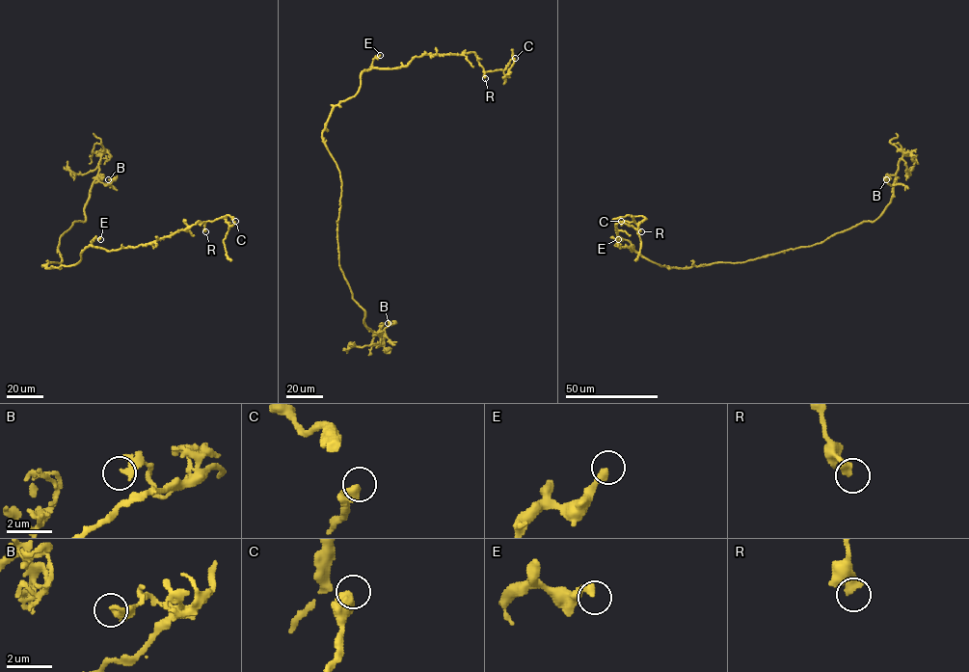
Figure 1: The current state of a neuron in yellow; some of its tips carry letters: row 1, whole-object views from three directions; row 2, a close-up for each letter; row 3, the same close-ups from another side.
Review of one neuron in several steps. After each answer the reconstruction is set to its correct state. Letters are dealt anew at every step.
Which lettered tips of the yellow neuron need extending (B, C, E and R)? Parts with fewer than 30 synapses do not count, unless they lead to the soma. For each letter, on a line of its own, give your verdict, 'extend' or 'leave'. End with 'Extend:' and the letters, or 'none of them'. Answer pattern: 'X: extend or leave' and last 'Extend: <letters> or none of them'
B: leave
C: leave
E: leave
R: leave
Extend: none of them

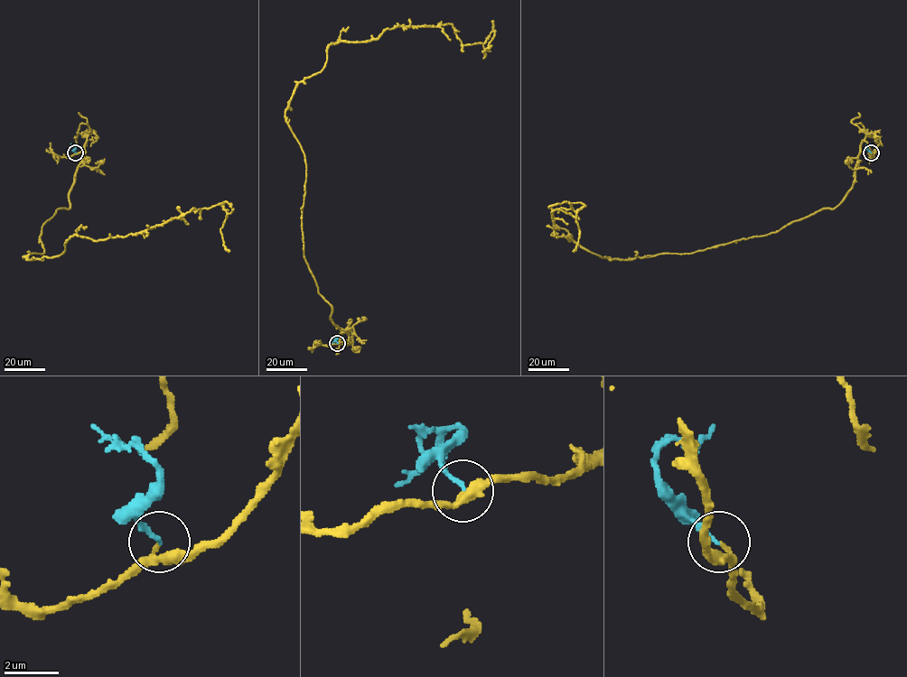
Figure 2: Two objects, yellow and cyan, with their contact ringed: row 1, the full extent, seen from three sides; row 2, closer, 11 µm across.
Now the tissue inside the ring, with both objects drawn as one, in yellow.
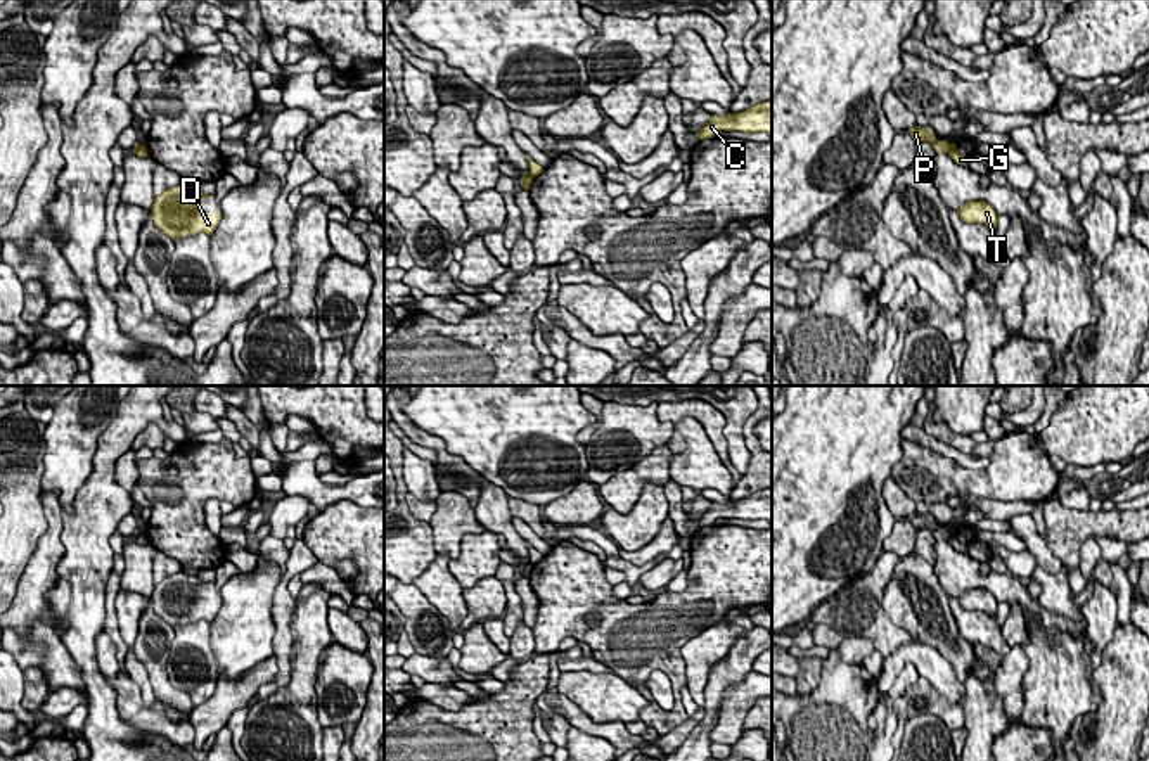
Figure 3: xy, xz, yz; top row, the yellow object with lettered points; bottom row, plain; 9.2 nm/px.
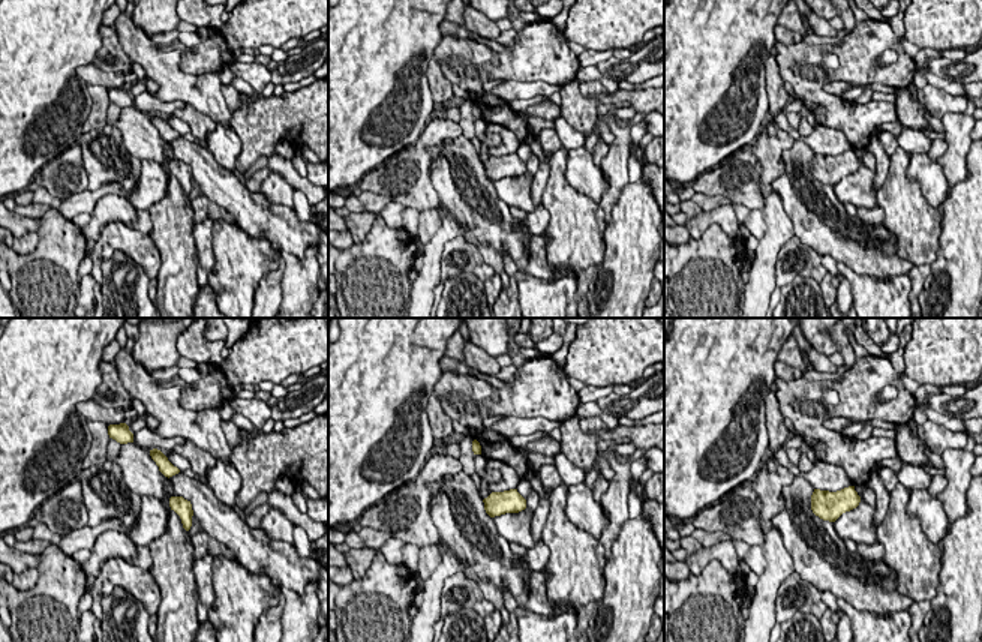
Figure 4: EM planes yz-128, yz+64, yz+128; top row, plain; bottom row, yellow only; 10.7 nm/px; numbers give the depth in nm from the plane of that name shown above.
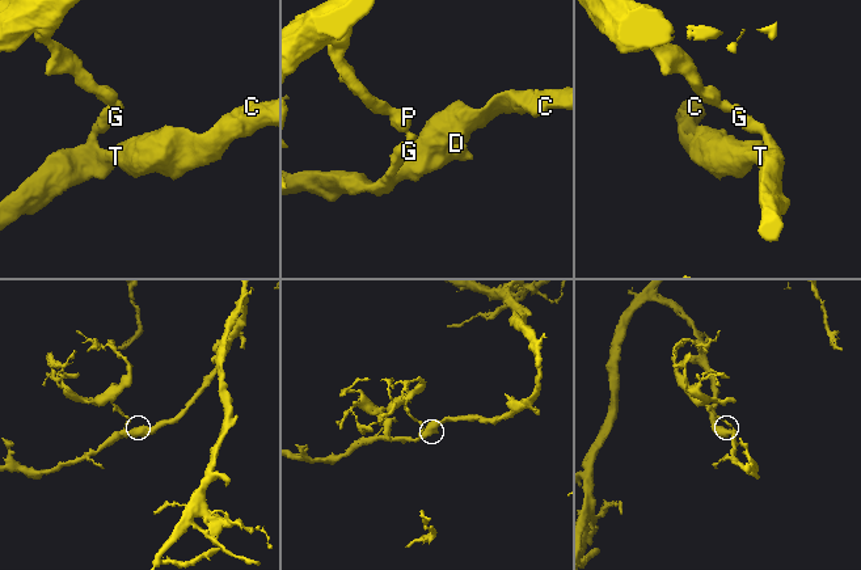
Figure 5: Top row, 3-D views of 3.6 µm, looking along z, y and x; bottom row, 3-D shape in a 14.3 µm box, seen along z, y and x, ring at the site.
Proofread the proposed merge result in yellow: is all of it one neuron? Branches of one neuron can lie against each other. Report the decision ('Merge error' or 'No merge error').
Merge error

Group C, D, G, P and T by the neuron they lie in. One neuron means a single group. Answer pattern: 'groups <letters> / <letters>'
groups C D G T / P

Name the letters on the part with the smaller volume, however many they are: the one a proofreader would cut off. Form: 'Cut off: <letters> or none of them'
Cut off: P

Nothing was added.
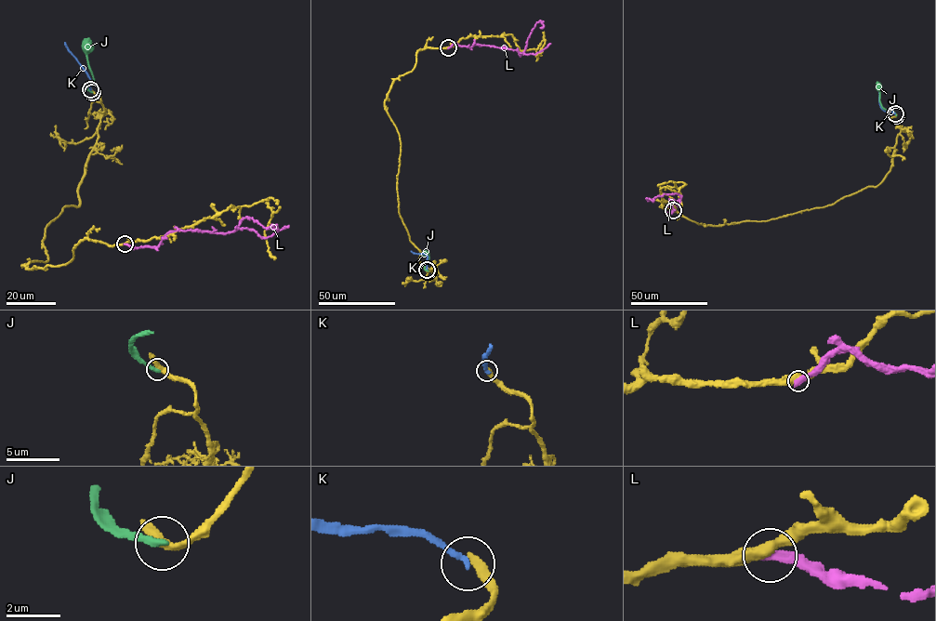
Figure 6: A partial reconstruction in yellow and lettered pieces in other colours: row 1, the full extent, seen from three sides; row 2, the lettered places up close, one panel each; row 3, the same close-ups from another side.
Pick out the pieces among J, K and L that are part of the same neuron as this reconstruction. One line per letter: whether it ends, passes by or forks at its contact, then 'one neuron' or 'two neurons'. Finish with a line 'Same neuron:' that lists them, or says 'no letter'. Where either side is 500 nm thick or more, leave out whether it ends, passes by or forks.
J: it ends there; two neurons
K: it ends there; two neurons
L: it ends there; two neurons
Same neuron: no letter

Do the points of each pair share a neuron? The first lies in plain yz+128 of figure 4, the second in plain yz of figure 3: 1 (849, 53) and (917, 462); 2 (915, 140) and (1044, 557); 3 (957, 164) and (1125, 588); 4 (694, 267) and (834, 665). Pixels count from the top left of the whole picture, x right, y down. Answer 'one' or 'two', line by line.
1: one
2: one
3: two
4: one

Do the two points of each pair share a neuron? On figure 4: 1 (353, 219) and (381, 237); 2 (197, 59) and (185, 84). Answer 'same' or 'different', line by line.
1: different
2: different

